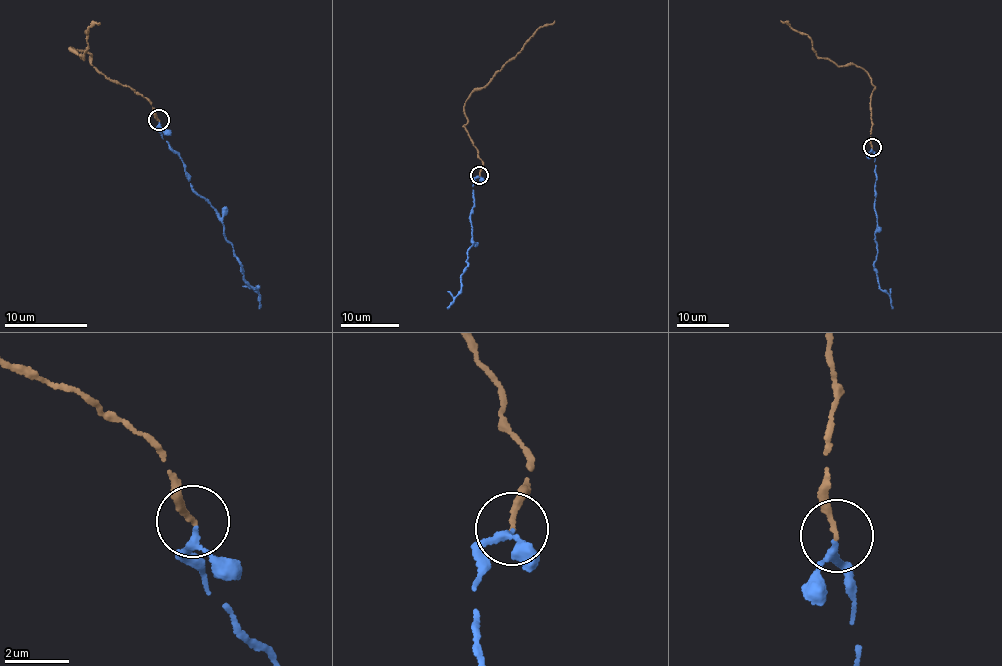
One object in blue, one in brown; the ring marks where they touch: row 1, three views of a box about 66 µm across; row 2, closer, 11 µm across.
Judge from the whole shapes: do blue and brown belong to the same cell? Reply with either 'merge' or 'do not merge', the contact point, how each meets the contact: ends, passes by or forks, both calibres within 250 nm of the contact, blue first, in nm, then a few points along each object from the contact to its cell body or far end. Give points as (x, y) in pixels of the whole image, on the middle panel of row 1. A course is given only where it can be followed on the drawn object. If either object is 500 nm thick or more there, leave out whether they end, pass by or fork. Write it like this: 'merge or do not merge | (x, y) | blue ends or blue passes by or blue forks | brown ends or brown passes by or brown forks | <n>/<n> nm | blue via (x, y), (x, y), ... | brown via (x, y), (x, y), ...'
merge | (479, 175) | blue passes by | brown ends | 160/170 nm | blue via (478, 176), (472, 186), (474, 200), (468, 217), (473, 244), (466, 253), (459, 293), (447, 309) | brown via (479, 175), (483, 165), (464, 127), (468, 96), (516, 56), (539, 28), (555, 20)

